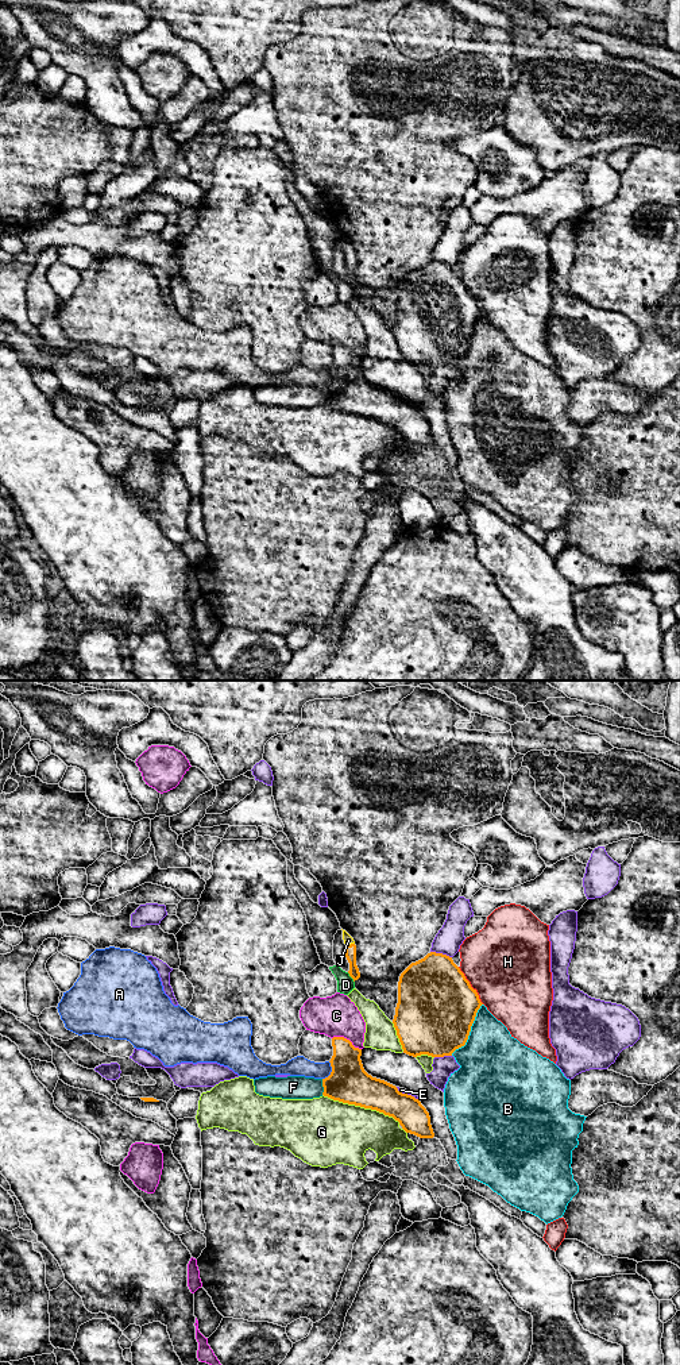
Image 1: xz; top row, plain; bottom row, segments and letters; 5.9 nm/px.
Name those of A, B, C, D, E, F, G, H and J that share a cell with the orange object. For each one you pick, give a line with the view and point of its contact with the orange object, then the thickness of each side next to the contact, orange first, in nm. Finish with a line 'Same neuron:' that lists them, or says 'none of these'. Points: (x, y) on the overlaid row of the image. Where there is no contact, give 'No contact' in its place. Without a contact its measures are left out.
F: Touches orange at xz (323, 1086). Thickness 240 nm (orange) against 140 nm
J: Touches orange at xz (351, 944). Thickness 70 nm (orange) against 60 nm
Same neuron: F, J

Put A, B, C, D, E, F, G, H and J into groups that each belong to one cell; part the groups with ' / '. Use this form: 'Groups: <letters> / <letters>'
Groups: A / B / C / D / E / F J / G / H

